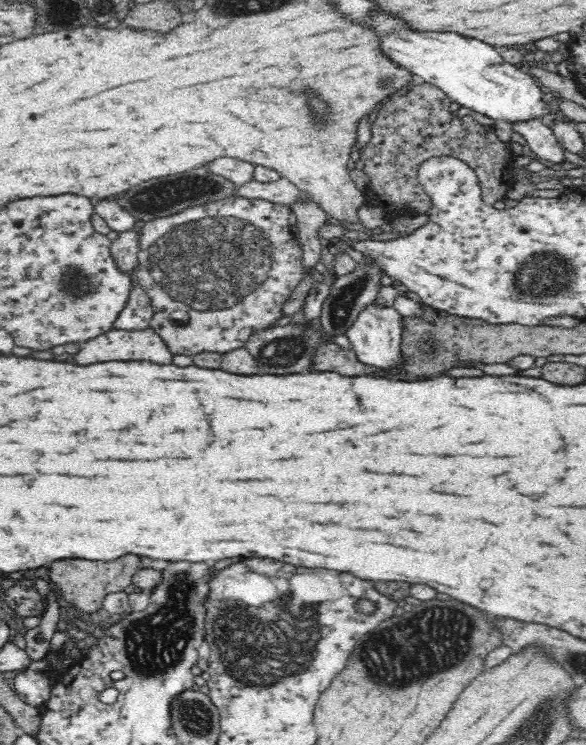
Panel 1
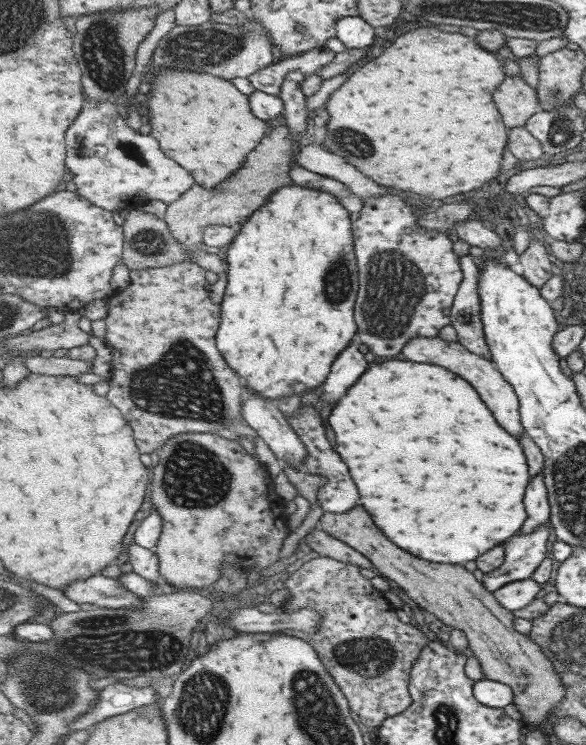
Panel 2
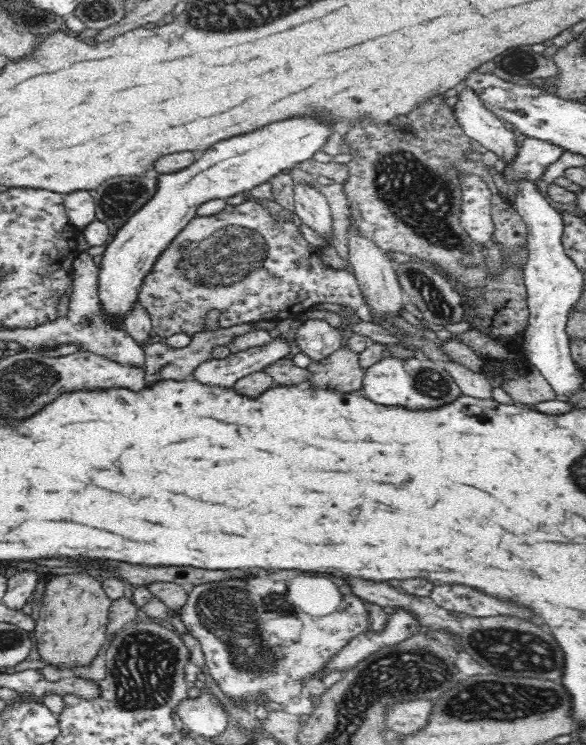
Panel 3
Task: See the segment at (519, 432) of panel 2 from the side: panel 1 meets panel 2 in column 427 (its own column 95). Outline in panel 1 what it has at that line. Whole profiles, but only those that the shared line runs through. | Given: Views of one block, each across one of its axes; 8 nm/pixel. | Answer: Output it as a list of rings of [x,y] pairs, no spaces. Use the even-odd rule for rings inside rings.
[[[146,327],[145,330],[111,329],[81,346],[78,354],[74,356],[74,360],[80,362],[80,366],[94,364],[94,362],[108,362],[108,360],[148,360],[148,362],[160,362],[160,364],[172,362],[172,354],[168,352],[168,345],[150,327]]]

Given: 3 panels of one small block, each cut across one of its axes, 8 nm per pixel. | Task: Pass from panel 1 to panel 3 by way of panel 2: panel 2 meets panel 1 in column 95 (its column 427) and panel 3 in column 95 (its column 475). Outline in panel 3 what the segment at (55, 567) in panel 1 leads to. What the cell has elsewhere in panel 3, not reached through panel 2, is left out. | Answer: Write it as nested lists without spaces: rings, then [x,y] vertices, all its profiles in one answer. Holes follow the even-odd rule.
[[[64,574],[50,578],[45,588],[34,628],[42,662],[59,664],[69,670],[93,663],[107,638],[104,630],[113,601],[103,589],[103,582],[90,574]]]

